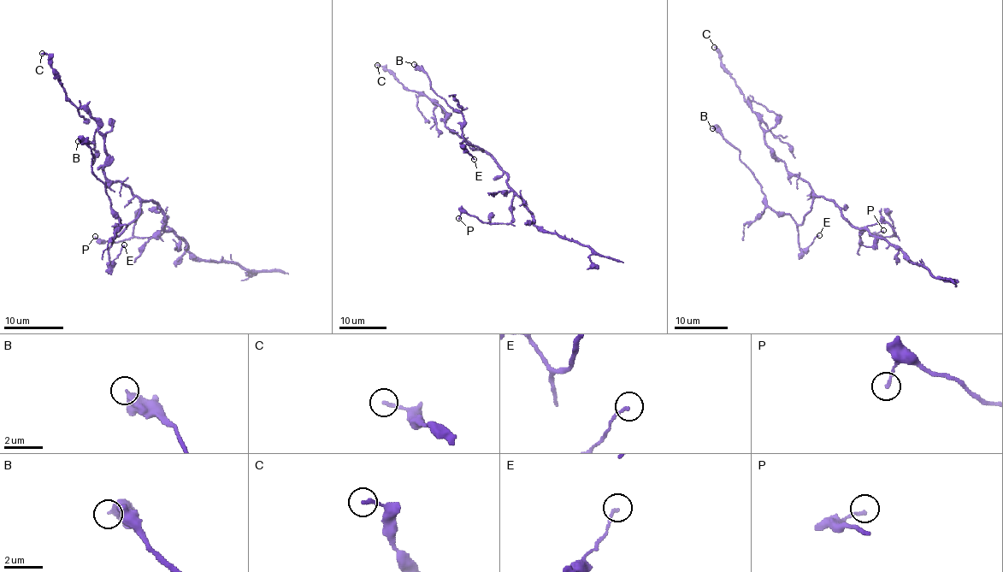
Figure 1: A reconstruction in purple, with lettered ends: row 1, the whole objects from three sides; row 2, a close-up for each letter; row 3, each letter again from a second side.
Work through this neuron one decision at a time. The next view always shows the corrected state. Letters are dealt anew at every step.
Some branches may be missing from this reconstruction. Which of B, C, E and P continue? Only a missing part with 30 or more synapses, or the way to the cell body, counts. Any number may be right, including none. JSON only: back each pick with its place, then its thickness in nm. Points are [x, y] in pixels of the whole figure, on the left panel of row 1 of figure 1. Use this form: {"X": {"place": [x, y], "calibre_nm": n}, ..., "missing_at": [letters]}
{"missing_at": []}

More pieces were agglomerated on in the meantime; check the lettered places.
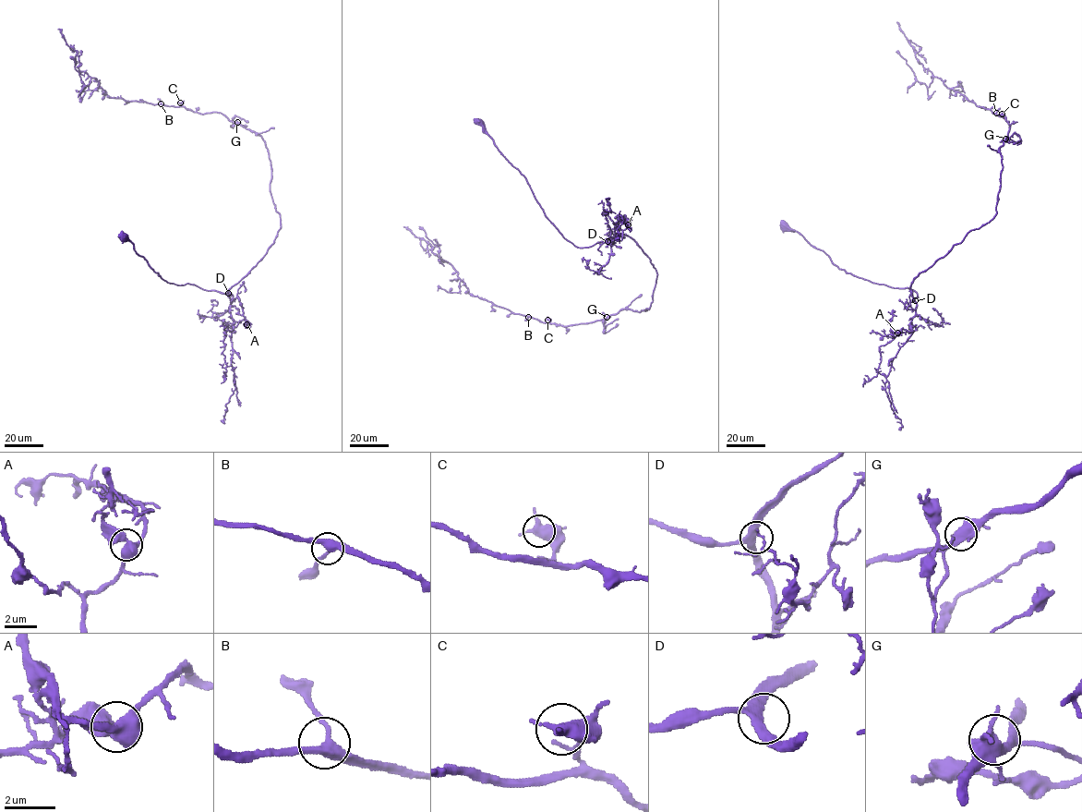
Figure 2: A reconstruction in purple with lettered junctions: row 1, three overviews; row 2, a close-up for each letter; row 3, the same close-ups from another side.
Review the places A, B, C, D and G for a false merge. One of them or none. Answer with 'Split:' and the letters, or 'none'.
Split: none

